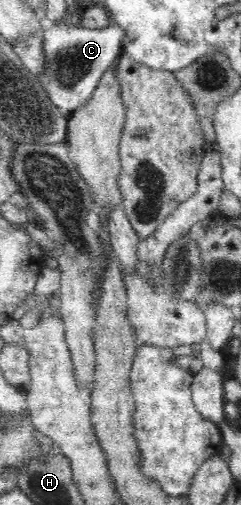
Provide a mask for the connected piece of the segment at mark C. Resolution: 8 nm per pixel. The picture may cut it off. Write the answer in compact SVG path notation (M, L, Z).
M62 21L56 25L47 24L42 35L44 71L39 81L60 111L73 113L82 107L84 101L89 101L101 77L116 65L119 55L123 53L125 31L114 23L100 29L86 29Z

